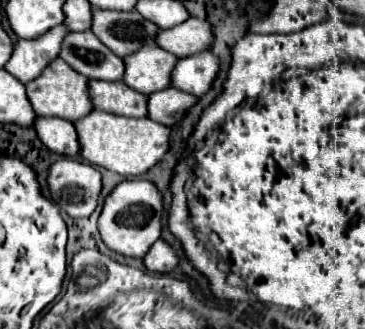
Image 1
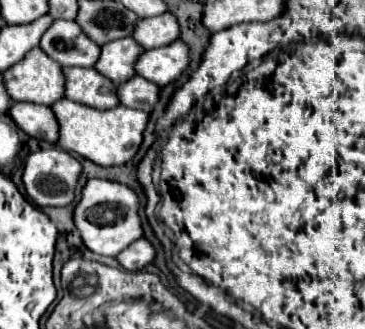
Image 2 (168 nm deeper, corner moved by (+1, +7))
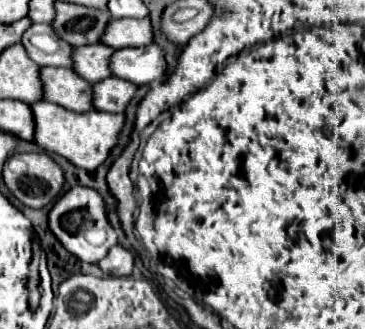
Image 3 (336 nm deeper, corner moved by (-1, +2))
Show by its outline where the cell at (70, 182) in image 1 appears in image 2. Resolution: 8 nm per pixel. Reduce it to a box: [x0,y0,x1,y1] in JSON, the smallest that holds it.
[23,147,81,207]

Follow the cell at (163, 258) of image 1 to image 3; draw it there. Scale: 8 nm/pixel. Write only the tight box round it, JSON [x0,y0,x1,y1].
[99,246,135,276]

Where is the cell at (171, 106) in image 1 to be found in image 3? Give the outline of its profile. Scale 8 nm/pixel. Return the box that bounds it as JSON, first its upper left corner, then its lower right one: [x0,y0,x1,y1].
[93,78,137,112]

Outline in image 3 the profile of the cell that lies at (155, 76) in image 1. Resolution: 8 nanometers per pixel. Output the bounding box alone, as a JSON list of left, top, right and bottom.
[73,44,115,84]

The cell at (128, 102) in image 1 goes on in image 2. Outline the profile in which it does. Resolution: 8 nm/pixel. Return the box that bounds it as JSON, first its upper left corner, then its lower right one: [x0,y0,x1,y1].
[63,67,119,109]

